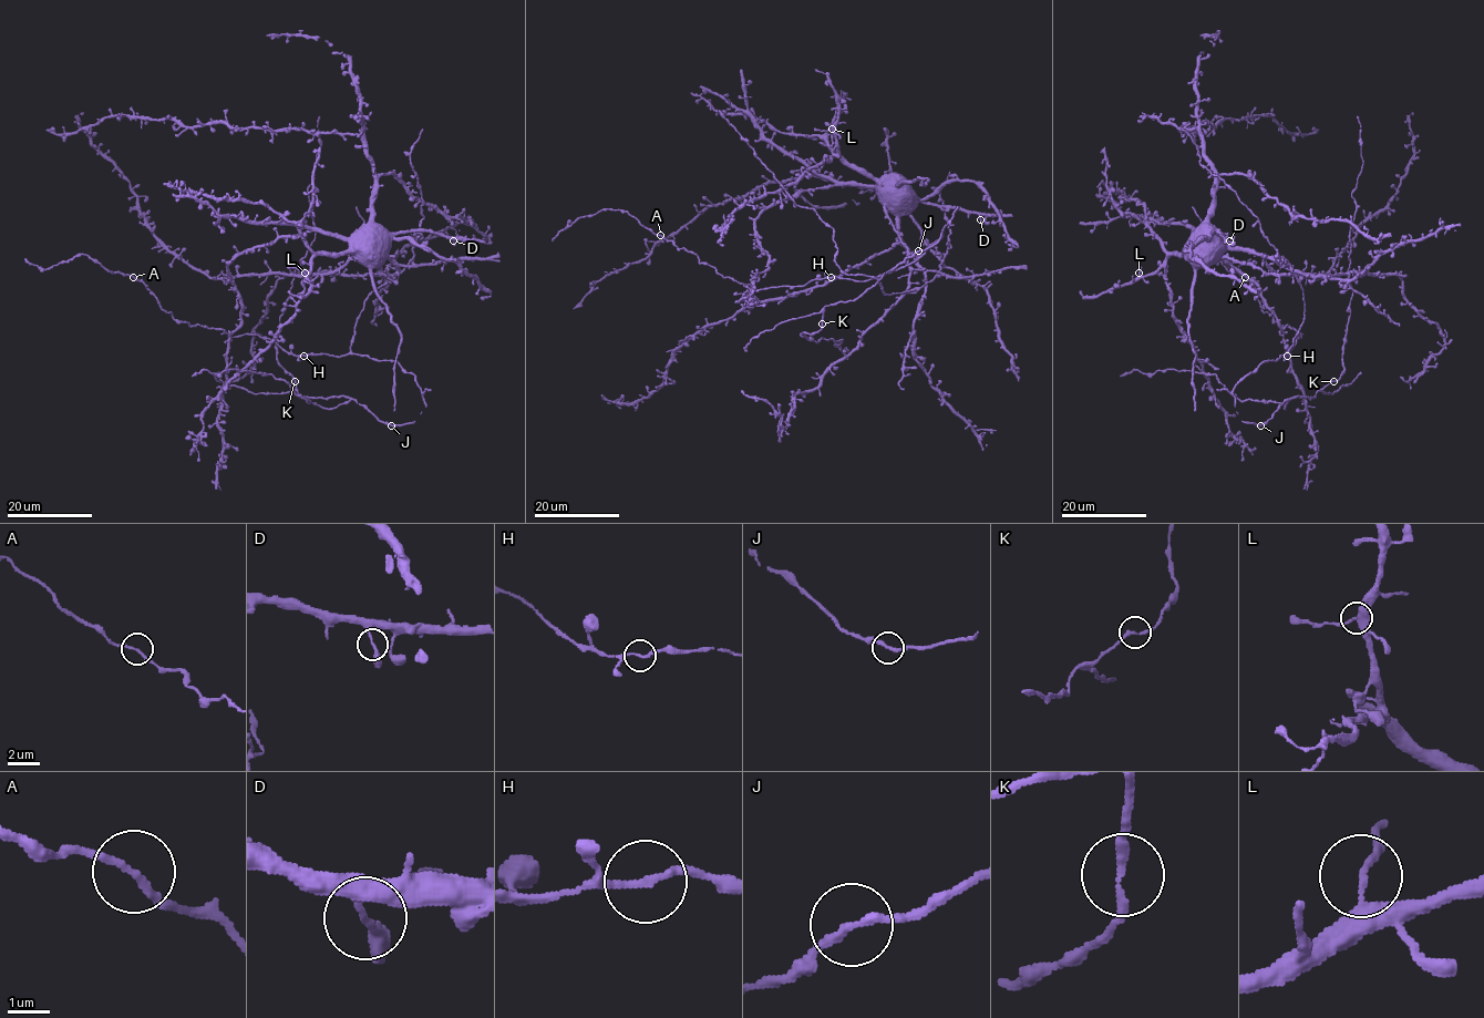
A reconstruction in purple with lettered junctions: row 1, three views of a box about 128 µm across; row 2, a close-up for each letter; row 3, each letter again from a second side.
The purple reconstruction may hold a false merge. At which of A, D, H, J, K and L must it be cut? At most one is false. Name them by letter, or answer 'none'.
L

